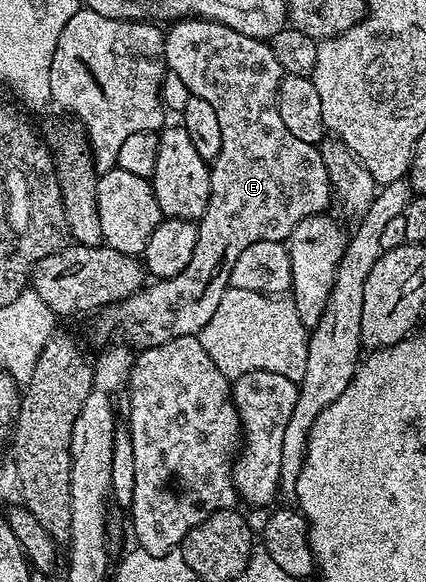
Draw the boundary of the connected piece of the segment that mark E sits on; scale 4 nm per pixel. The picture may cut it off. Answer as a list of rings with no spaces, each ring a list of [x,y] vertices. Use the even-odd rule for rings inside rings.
[[[180,19],[168,27],[171,28],[166,28],[163,41],[166,70],[181,77],[192,95],[213,105],[221,125],[221,153],[217,153],[210,164],[211,196],[202,219],[197,223],[197,246],[193,248],[193,257],[189,257],[189,265],[185,265],[177,277],[148,282],[128,299],[112,303],[94,316],[97,338],[107,339],[114,331],[123,331],[133,338],[132,344],[141,349],[165,345],[165,341],[173,341],[177,337],[198,336],[199,331],[209,325],[209,317],[213,317],[221,297],[227,292],[233,265],[242,251],[257,241],[284,242],[293,229],[305,221],[305,217],[324,214],[330,208],[327,206],[333,203],[329,173],[326,172],[320,148],[293,137],[293,133],[285,129],[285,121],[281,121],[277,97],[285,72],[277,57],[273,57],[270,42],[245,37],[245,33],[237,33],[237,29],[229,29],[208,19]]]

